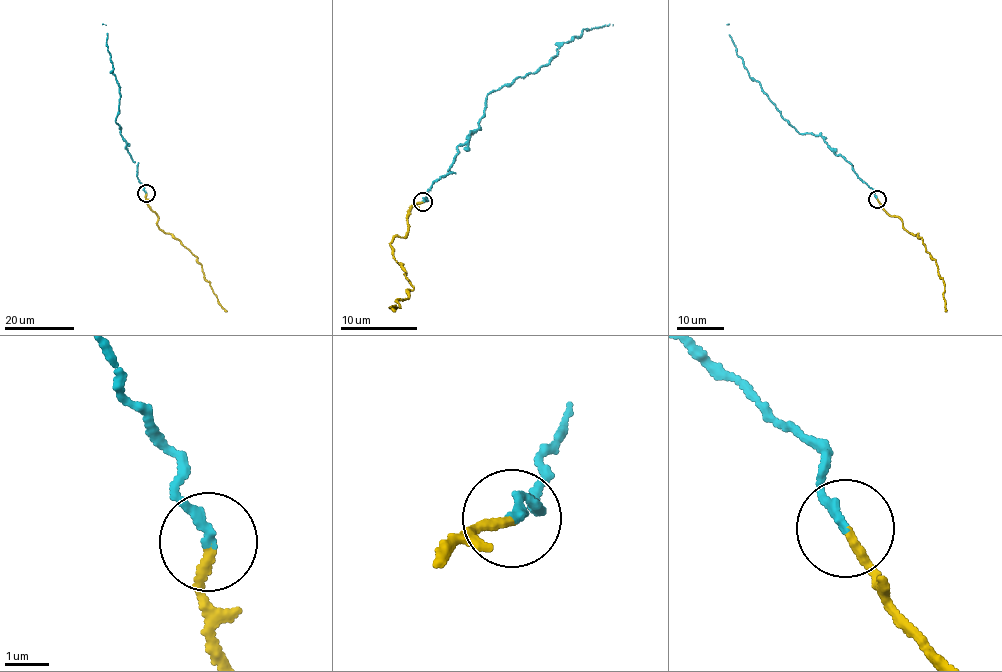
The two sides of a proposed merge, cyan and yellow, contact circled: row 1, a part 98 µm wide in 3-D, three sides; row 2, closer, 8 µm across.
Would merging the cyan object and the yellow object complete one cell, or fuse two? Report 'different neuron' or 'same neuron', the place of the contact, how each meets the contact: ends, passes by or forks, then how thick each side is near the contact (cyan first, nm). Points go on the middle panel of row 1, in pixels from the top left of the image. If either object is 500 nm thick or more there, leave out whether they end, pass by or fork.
same neuron; at (422, 202); cyan ends there; yellow ends there; 200 nm thick on the cyan side, 200 nm on the other

